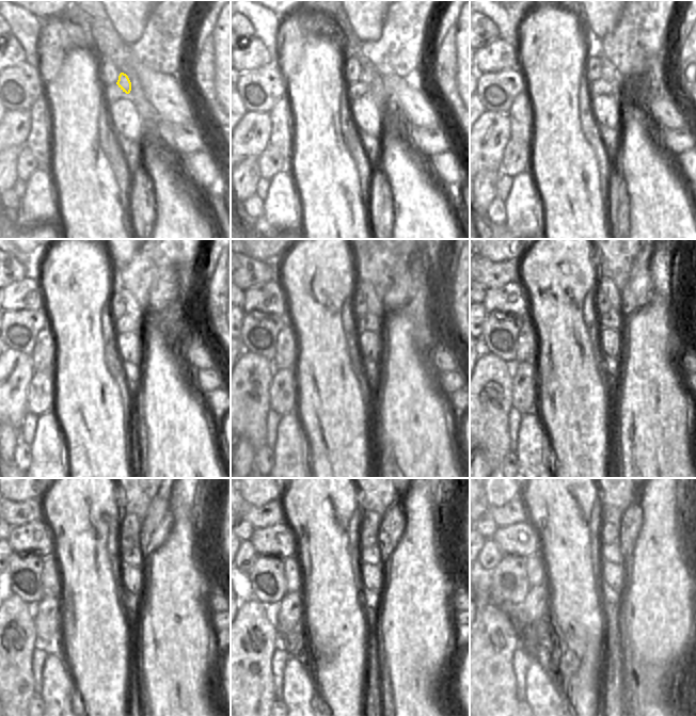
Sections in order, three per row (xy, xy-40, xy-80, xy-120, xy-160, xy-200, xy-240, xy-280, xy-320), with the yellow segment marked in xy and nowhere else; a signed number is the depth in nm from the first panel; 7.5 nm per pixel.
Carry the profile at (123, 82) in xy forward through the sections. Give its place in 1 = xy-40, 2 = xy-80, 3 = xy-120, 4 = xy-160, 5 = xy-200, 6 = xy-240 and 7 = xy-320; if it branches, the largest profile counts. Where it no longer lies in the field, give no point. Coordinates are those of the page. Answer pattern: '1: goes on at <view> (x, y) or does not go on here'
1: goes on at xy-40 (366, 77)
2: goes on at xy-80 (610, 73)
3: goes on at xy-120 (132, 306)
4: goes on at xy-160 (374, 305)
5: goes on at xy-200 (610, 295)
6: goes on at xy-240 (128, 534)
7: goes on at xy-320 (610, 515)

